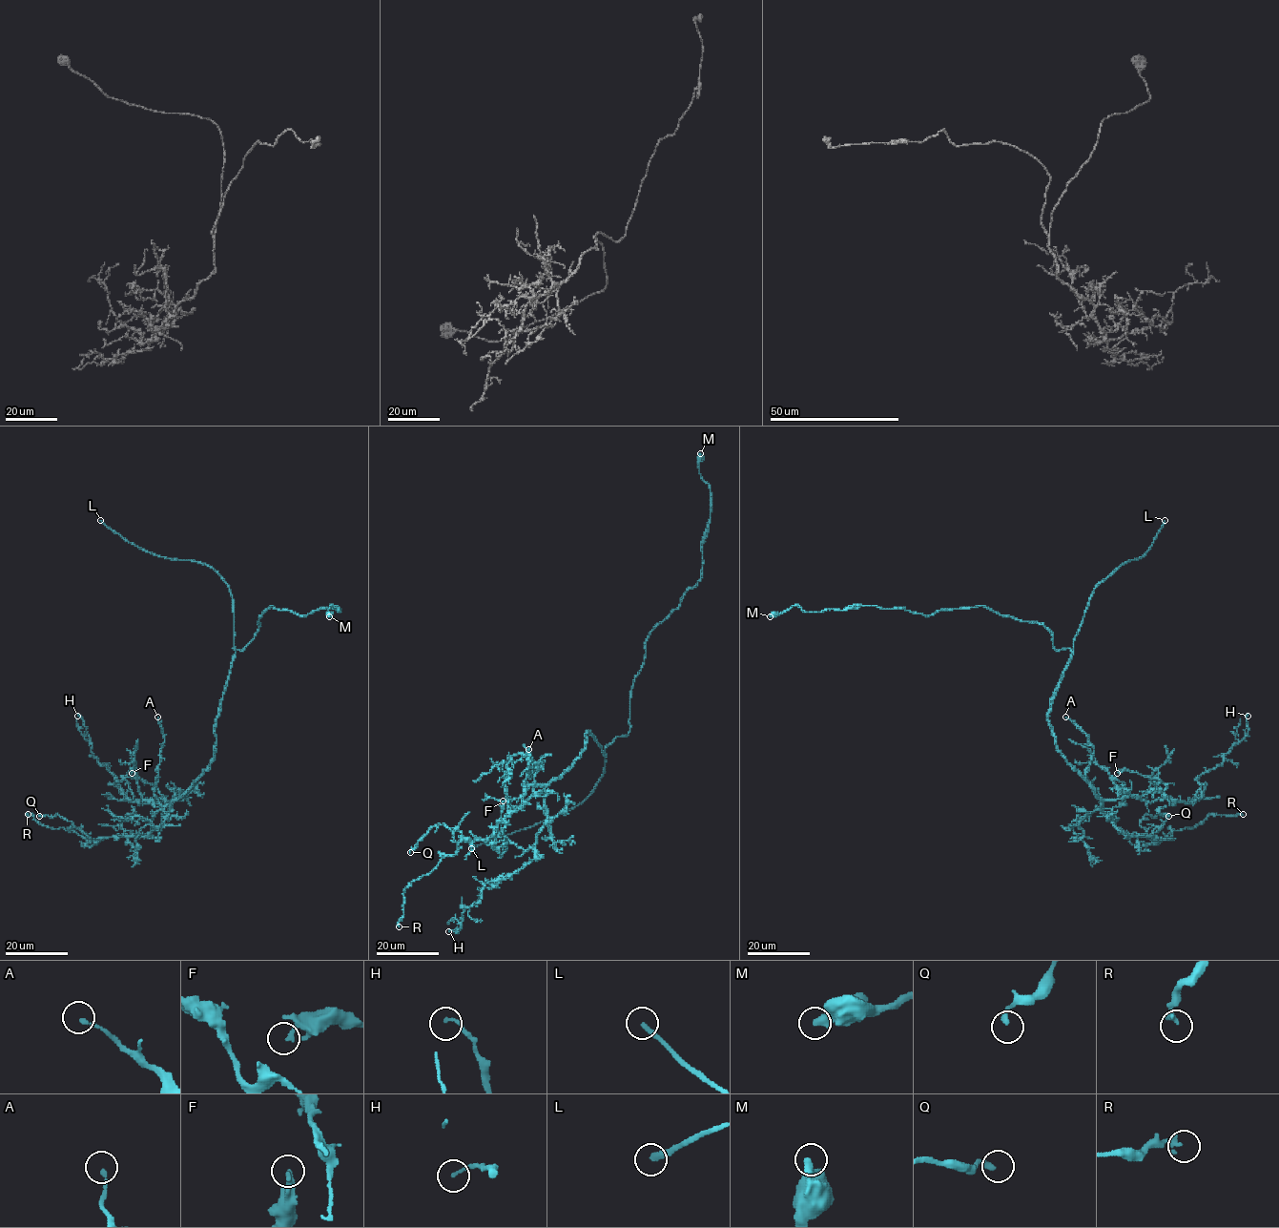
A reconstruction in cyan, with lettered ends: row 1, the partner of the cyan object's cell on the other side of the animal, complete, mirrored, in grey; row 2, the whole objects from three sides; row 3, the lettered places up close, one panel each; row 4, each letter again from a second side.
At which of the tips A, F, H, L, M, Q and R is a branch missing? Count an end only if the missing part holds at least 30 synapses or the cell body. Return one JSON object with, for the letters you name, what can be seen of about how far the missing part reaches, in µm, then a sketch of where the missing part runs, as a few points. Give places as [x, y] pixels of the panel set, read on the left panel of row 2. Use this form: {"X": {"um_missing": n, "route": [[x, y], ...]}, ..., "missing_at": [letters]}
{"L": {"um_missing": 80, "route": [[100, 520], [49, 475], [14, 451]]}, "missing_at": ["L"]}

